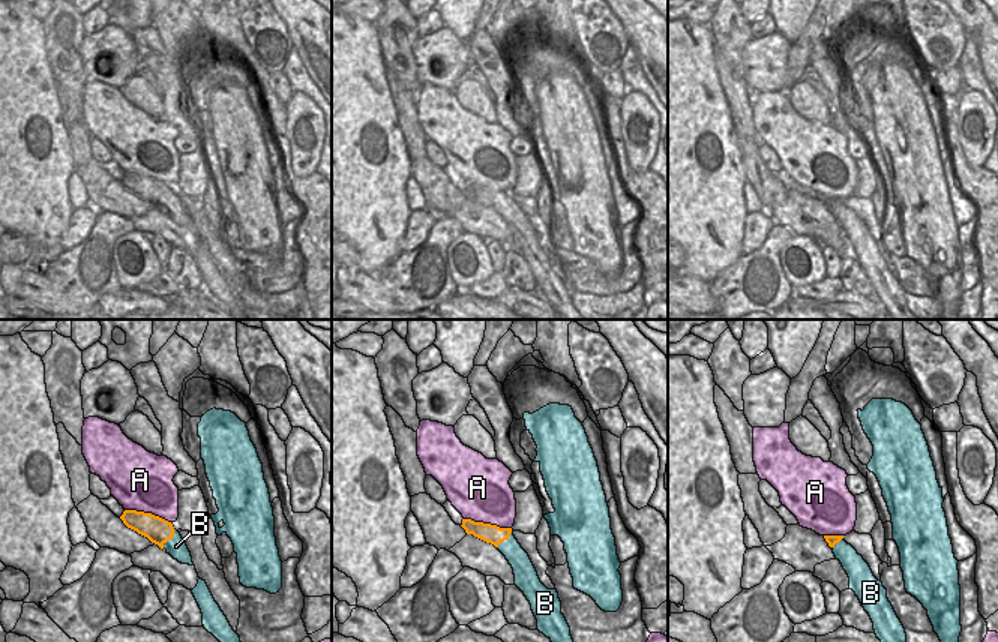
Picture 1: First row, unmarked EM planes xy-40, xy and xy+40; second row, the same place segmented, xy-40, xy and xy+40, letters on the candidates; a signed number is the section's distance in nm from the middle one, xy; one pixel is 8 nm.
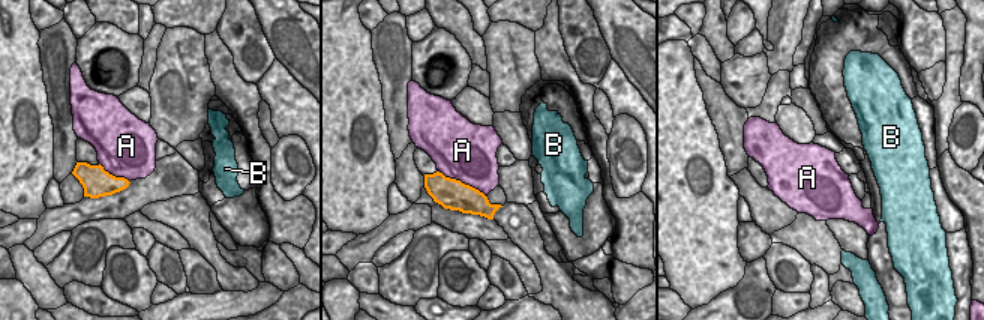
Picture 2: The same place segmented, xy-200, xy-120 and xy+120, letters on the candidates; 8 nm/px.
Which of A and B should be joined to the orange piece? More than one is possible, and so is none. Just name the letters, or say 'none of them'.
B

